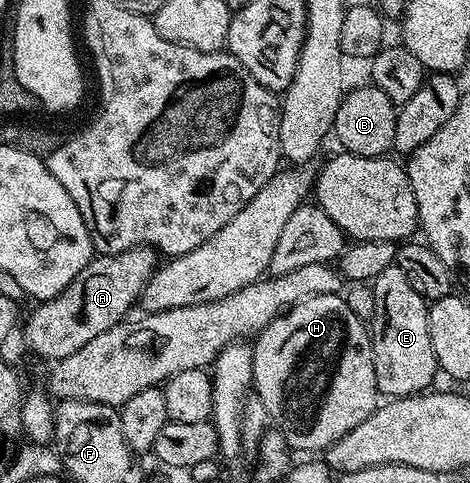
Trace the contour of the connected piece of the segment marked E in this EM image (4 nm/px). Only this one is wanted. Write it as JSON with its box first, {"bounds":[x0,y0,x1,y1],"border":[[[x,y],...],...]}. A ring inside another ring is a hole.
{"bounds":[370,265,438,399],"border":[[[395,265],[382,269],[382,273],[371,280],[370,286],[374,293],[370,334],[377,392],[381,396],[397,399],[427,392],[438,376],[434,345],[430,345],[429,300],[421,297],[418,289],[406,281],[406,273]]]}

